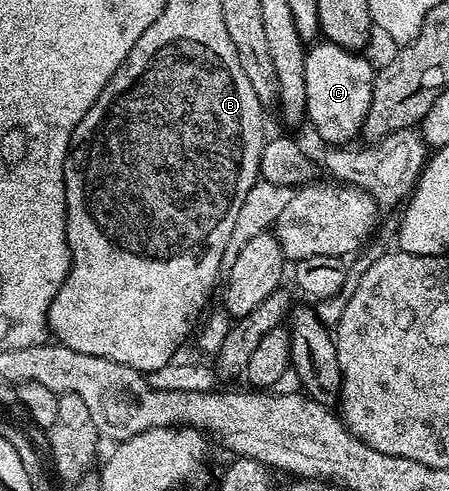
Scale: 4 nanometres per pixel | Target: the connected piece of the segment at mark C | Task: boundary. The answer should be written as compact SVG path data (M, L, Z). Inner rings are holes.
M319 42L308 51L305 58L306 119L309 124L311 120L316 134L327 143L325 145L347 146L354 136L362 133L363 123L369 114L369 102L373 98L376 75L376 69L371 69L363 54L342 48L340 44Z

